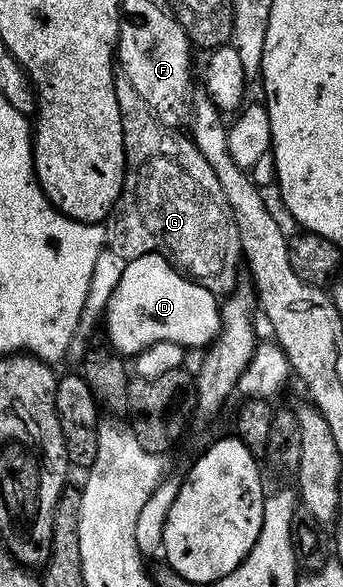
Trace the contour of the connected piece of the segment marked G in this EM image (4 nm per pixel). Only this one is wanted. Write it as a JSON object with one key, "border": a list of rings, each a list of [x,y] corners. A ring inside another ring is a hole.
{"border":[[[122,76],[116,77],[115,91],[117,92],[117,104],[121,112],[121,132],[123,133],[123,147],[127,157],[127,171],[123,177],[122,191],[119,193],[115,206],[105,222],[107,227],[107,248],[116,252],[116,254],[127,261],[140,258],[144,254],[160,253],[170,262],[172,269],[176,269],[186,277],[200,282],[210,294],[216,296],[230,295],[240,285],[239,266],[241,270],[241,263],[245,257],[241,248],[241,240],[239,239],[237,220],[233,220],[233,208],[229,208],[229,200],[225,200],[225,192],[221,192],[221,184],[217,184],[217,176],[213,176],[213,168],[209,168],[209,160],[205,160],[205,156],[201,156],[199,149],[196,148],[194,142],[191,141],[190,137],[182,129],[166,126],[147,107],[145,100],[141,100],[141,96],[137,96],[137,88],[133,88],[133,84],[129,84],[127,78]]]}

